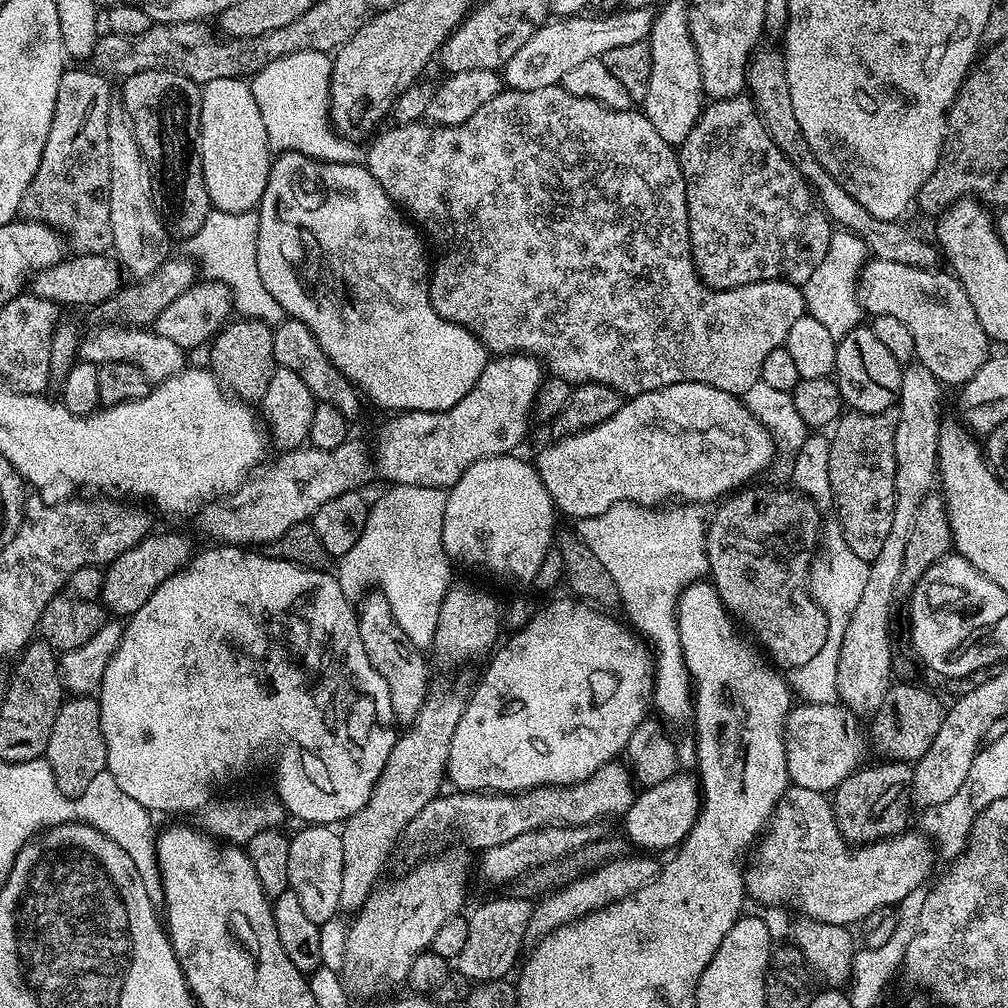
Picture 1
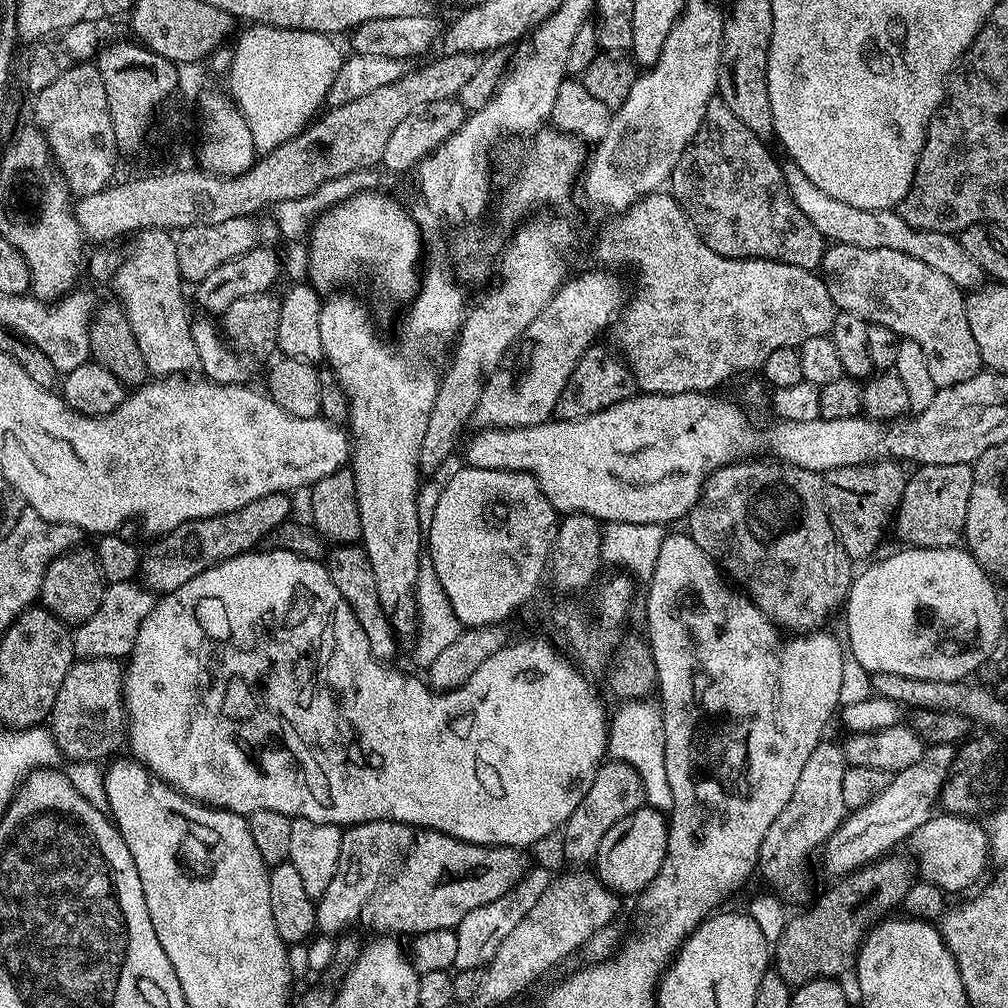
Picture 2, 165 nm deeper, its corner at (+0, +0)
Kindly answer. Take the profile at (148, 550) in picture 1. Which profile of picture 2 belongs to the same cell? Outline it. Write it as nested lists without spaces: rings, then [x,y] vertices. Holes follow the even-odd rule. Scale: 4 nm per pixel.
[[[282,492],[266,494],[266,498],[258,498],[246,506],[242,506],[233,512],[224,512],[220,516],[211,516],[205,520],[191,520],[182,526],[178,526],[173,532],[165,532],[147,549],[143,549],[140,557],[140,571],[138,580],[143,587],[153,594],[167,594],[178,590],[178,586],[186,586],[190,578],[202,574],[208,568],[214,567],[222,560],[228,560],[232,556],[240,556],[244,552],[253,551],[259,540],[263,541],[267,536],[282,523],[293,515],[292,504],[287,495]]]

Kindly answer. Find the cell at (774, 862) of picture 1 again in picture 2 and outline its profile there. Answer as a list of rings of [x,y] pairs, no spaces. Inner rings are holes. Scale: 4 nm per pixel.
[[[933,814],[928,821],[910,837],[910,845],[916,851],[914,864],[919,875],[946,894],[968,888],[984,872],[988,860],[990,837],[985,825],[967,816]],[[921,872],[921,873],[920,873]]]

